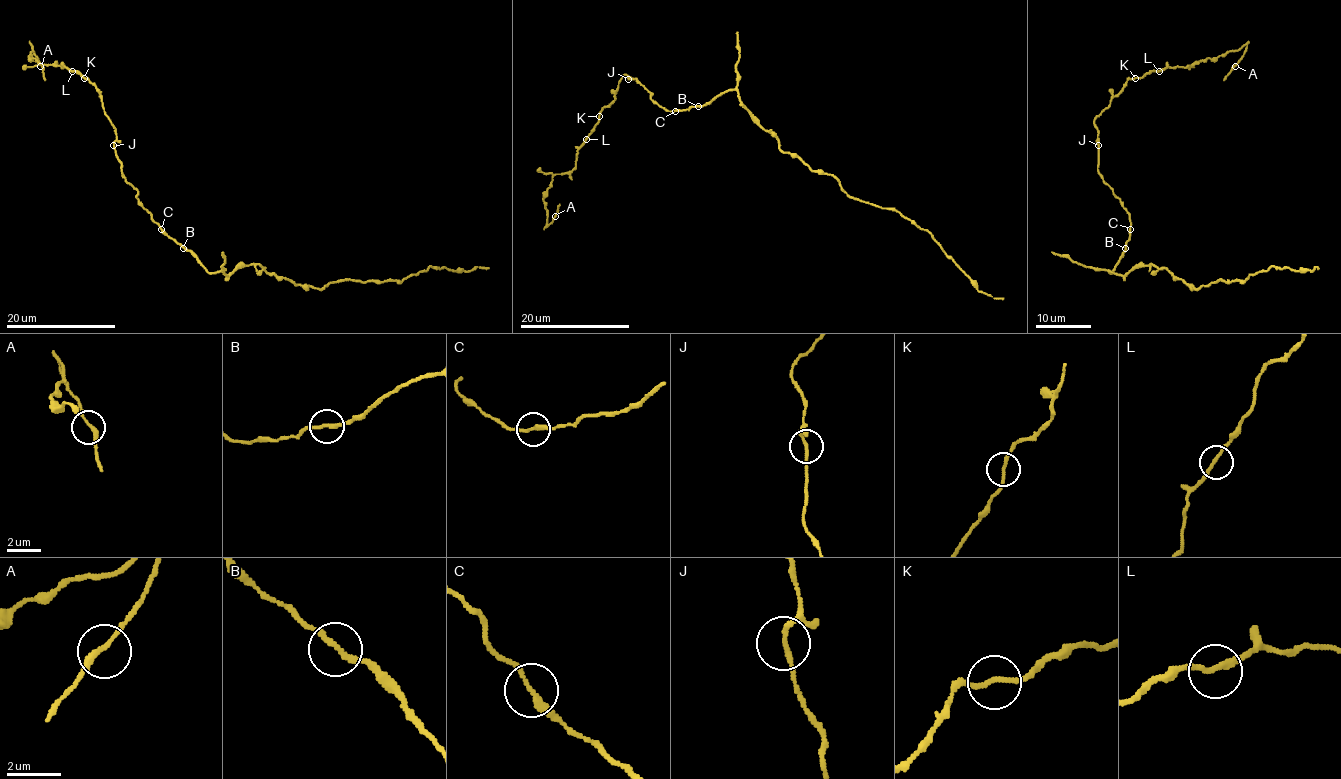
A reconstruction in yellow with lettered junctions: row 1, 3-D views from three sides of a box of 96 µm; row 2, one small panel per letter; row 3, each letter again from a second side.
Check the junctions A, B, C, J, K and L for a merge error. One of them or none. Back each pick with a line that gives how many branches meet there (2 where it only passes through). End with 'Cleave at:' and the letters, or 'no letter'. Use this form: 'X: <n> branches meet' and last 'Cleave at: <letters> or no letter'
Cleave at: no letter

